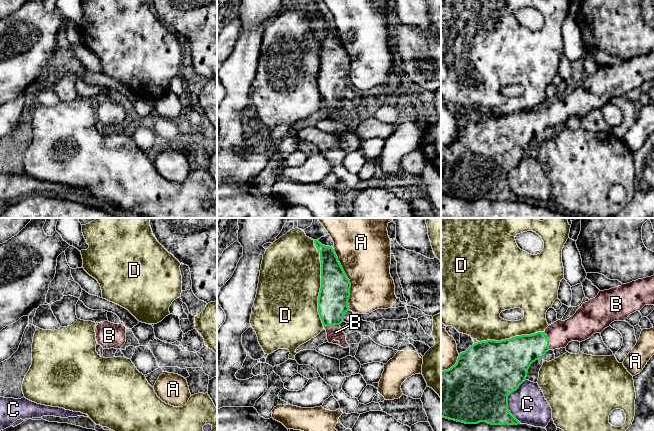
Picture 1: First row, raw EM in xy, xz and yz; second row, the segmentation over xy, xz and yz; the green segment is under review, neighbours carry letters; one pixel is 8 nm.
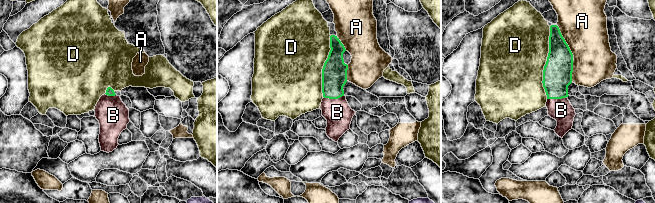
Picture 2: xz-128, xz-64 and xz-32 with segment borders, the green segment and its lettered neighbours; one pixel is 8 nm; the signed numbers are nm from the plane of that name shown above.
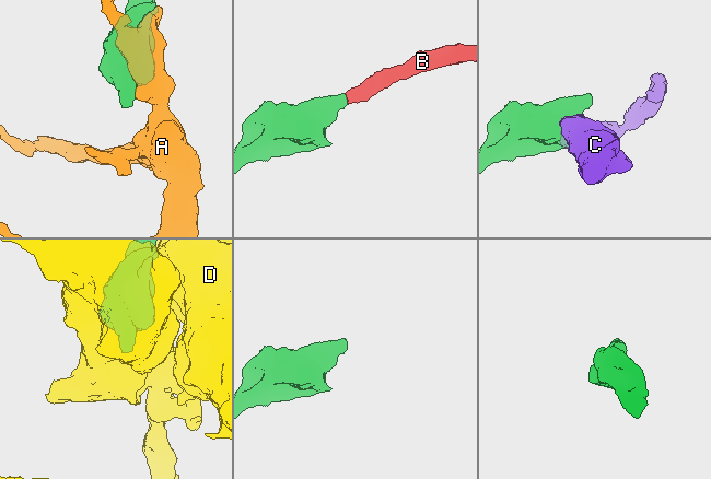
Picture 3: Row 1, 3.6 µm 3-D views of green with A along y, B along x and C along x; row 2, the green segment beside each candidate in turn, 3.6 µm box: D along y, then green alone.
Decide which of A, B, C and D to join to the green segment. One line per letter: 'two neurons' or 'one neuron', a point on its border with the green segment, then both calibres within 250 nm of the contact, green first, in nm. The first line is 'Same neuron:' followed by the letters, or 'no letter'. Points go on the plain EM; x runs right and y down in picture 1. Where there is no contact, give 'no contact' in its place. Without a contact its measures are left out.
Same neuron: B
A: two neurons; contact xz (348, 55); calibres 240 and 420 nm
B: one neuron; contact yz (548, 116); calibres 260 and 200 nm
C: two neurons; contact yz (507, 176); calibres 500 and 300 nm
D: two neurons; contact xz (321, 62); calibres 240 and 480 nm

